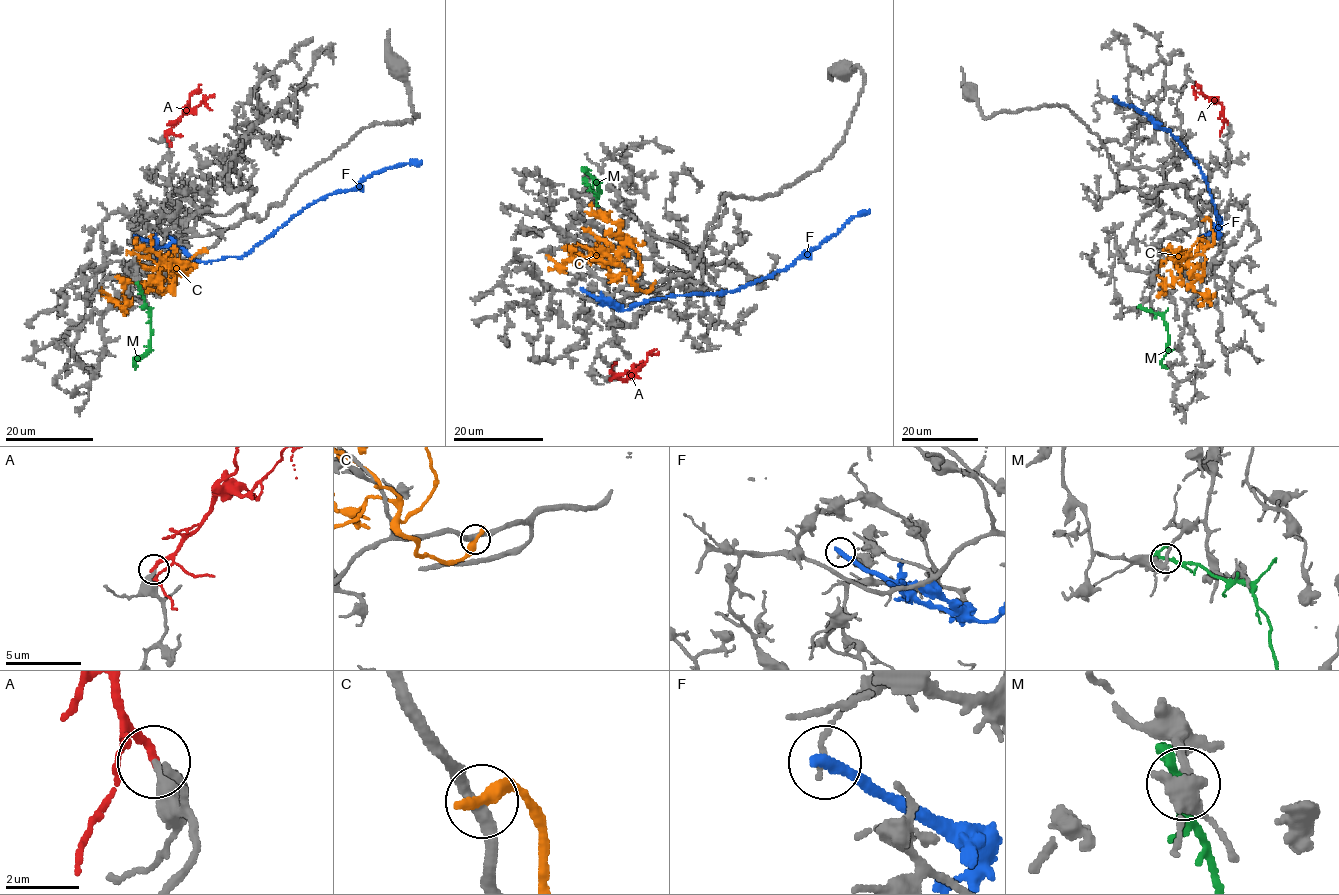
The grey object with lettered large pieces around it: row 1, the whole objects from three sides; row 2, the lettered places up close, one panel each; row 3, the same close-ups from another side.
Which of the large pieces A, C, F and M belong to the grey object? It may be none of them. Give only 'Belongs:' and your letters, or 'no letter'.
Belongs: no letter

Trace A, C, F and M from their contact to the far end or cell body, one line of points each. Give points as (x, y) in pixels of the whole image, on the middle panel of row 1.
A: (610, 379), (627, 378), (645, 362), (646, 354), (656, 349)
C: (653, 285), (646, 291), (635, 289), (628, 270), (581, 256), (573, 250), (568, 262), (550, 269), (548, 267)
F: (583, 289), (607, 304), (619, 306), (625, 310), (650, 300), (737, 290), (785, 271), (852, 218), (870, 210)
M: (586, 180), (599, 194), (597, 183), (584, 171)

